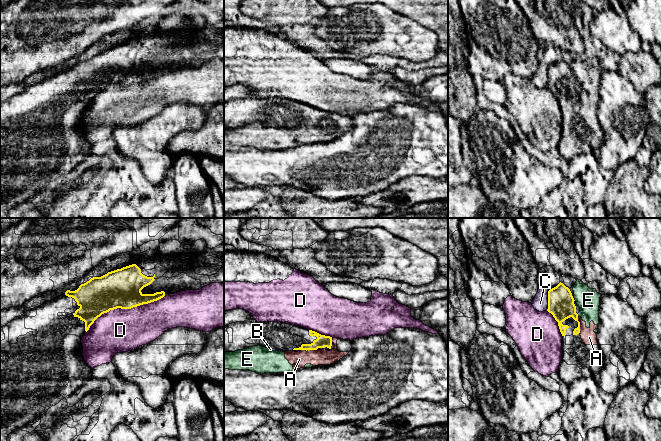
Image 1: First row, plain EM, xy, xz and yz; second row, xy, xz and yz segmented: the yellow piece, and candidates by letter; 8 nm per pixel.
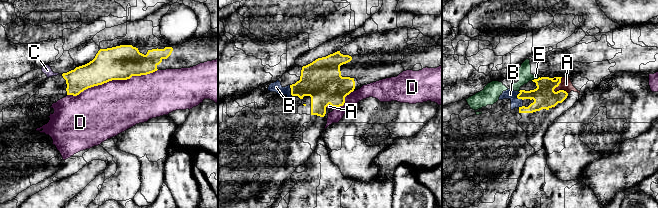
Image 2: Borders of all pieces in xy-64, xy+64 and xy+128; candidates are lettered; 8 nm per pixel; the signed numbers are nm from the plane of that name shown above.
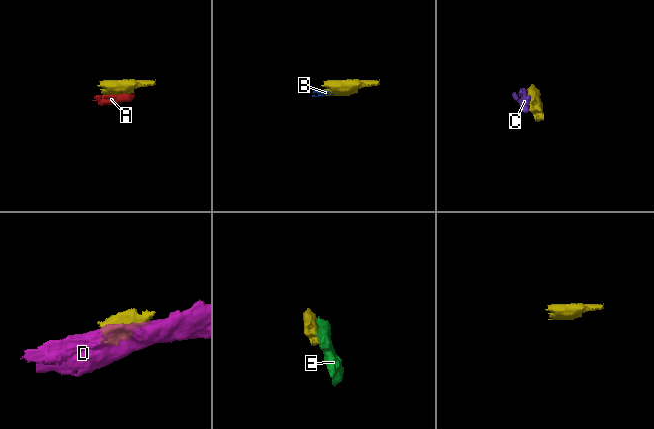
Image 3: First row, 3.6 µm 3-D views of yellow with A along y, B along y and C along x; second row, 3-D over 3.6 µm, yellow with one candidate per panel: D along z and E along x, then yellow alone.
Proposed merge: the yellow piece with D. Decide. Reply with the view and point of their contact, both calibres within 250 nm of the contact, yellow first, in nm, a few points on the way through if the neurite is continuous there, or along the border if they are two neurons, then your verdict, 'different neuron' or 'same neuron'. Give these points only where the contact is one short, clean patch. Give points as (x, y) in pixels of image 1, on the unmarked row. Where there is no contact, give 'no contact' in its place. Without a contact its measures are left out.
xy (123, 84) | 320/360 nm | different neuron

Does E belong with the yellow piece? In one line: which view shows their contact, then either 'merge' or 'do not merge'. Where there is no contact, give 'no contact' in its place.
yz | merge

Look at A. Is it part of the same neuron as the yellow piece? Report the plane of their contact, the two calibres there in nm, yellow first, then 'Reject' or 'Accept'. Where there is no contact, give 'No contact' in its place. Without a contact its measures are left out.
Touches yellow in yz. Thickness 220 nm (yellow) against 120 nm. Accept

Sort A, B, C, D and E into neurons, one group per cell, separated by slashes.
A B E / C / D

